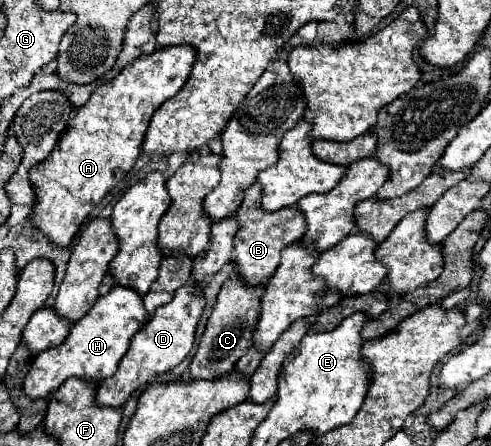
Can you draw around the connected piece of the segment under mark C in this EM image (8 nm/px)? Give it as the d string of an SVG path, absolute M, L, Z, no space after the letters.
M230 278L222 284L212 314L208 318L206 330L200 338L198 350L190 362L190 380L218 380L224 374L230 374L234 364L250 350L252 330L256 328L260 314L260 294L264 286L246 286L240 278Z

